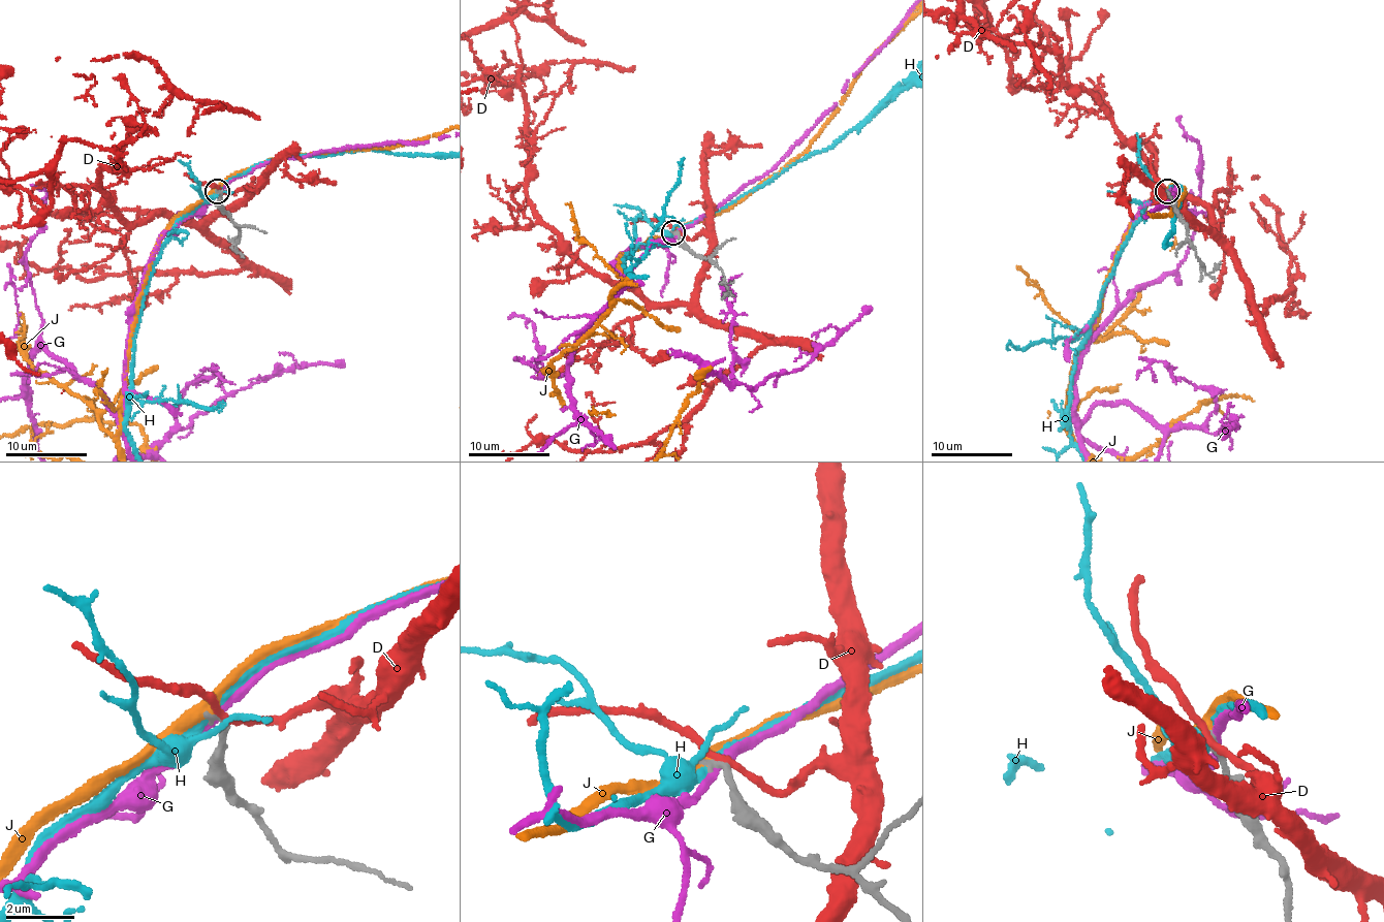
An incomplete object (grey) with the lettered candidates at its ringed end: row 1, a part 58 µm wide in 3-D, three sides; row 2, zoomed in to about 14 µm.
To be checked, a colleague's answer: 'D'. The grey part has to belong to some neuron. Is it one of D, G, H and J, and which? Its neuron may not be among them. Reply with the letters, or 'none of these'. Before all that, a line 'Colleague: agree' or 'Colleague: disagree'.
Colleague: disagree
J

